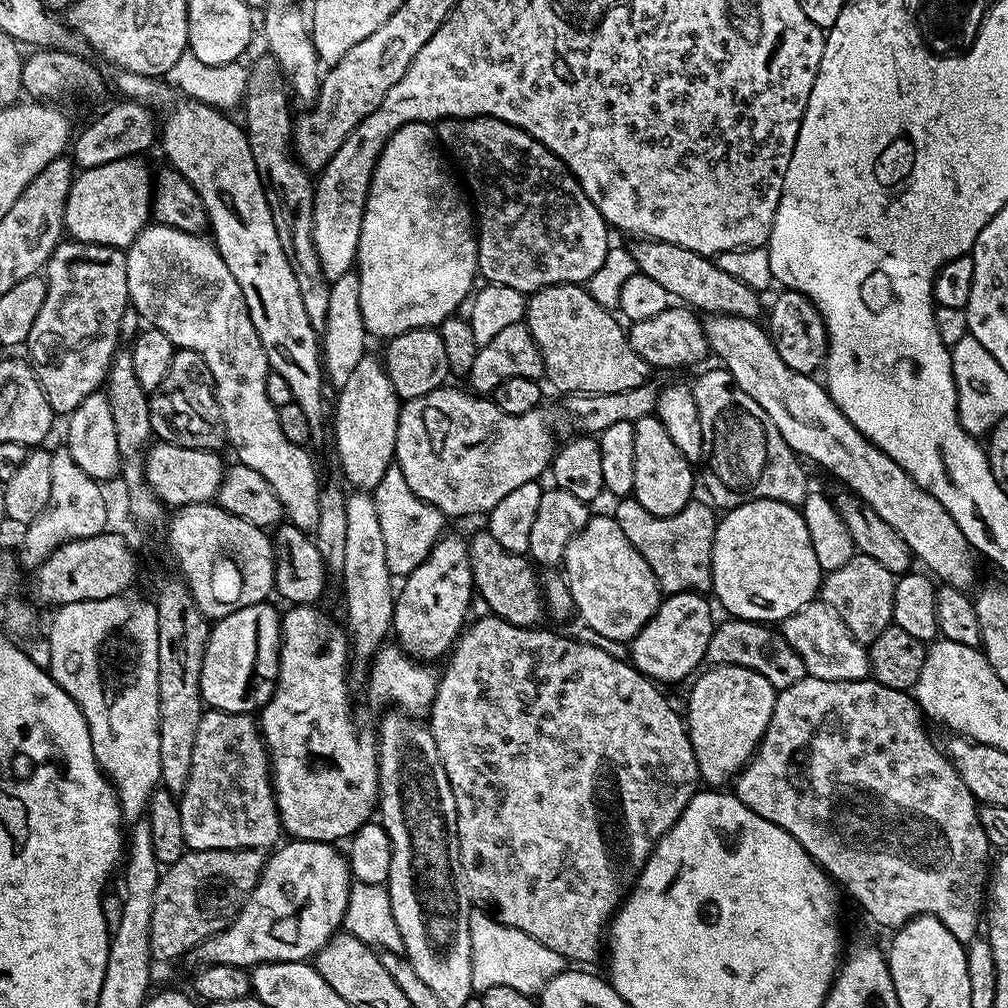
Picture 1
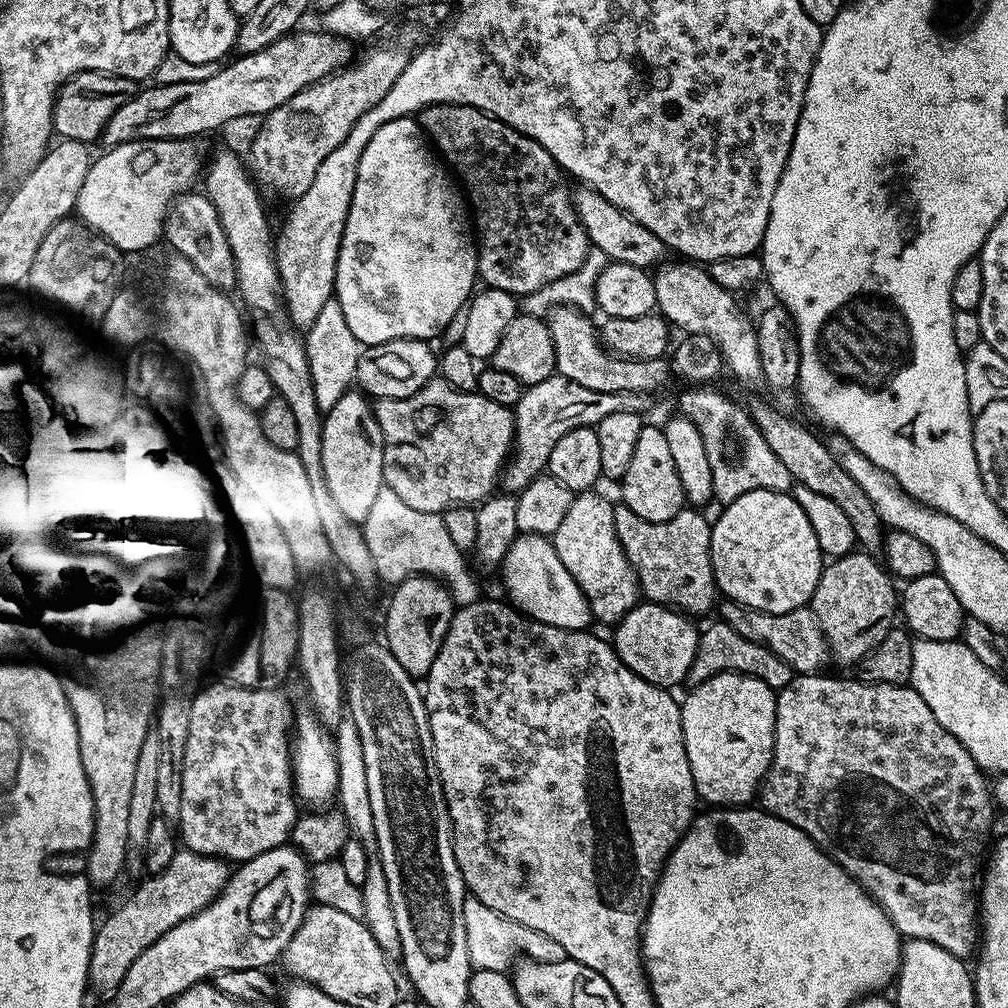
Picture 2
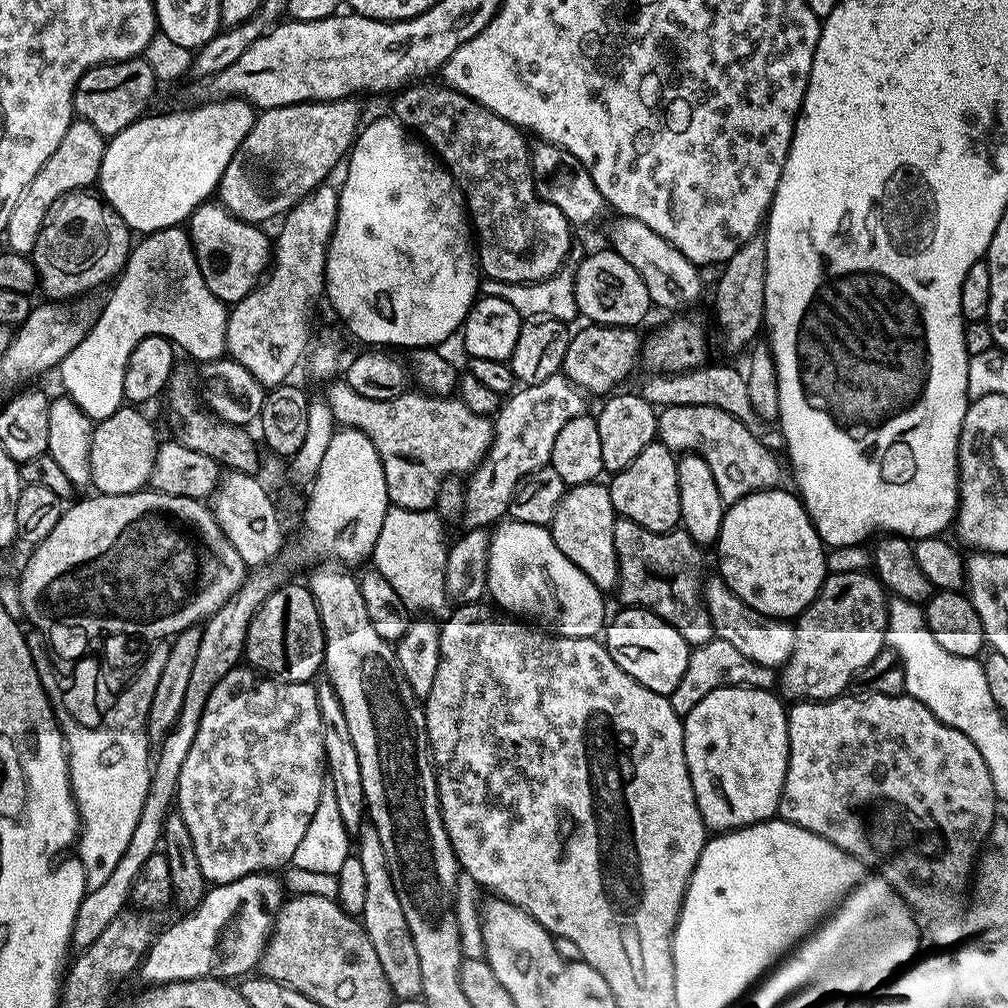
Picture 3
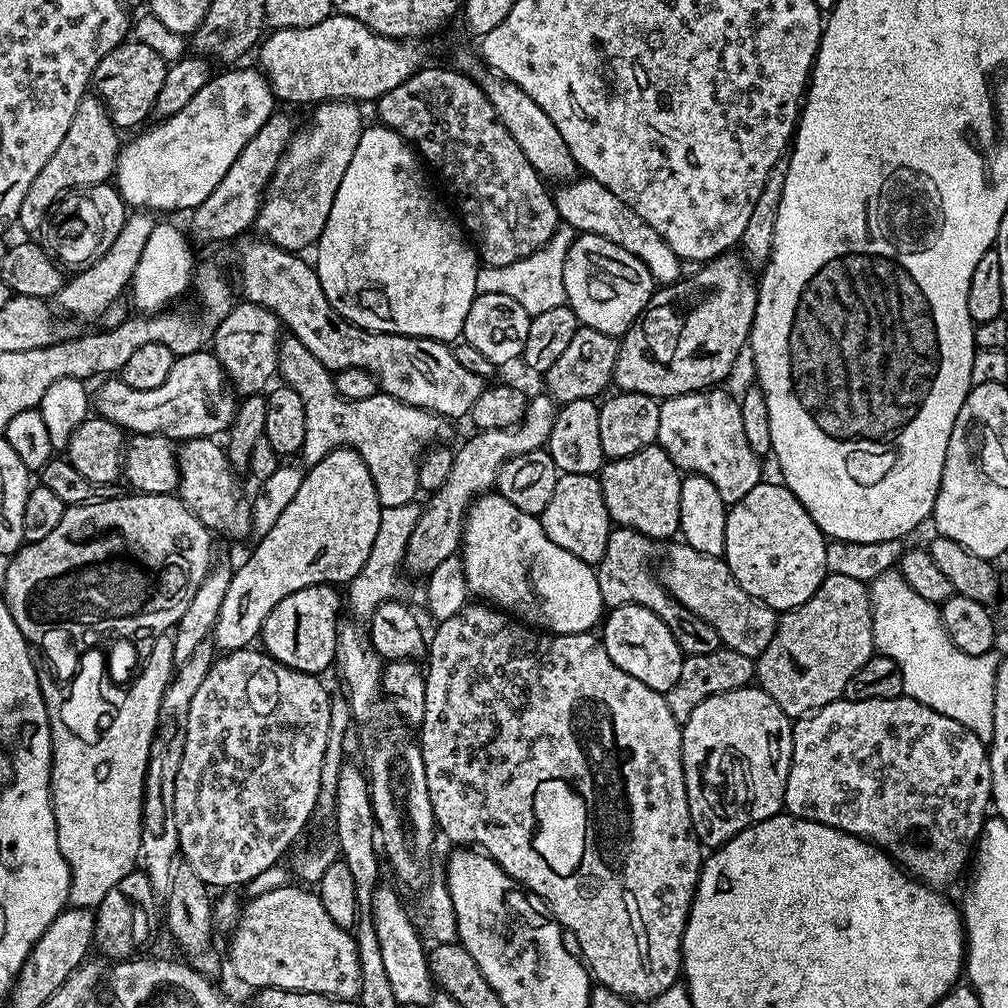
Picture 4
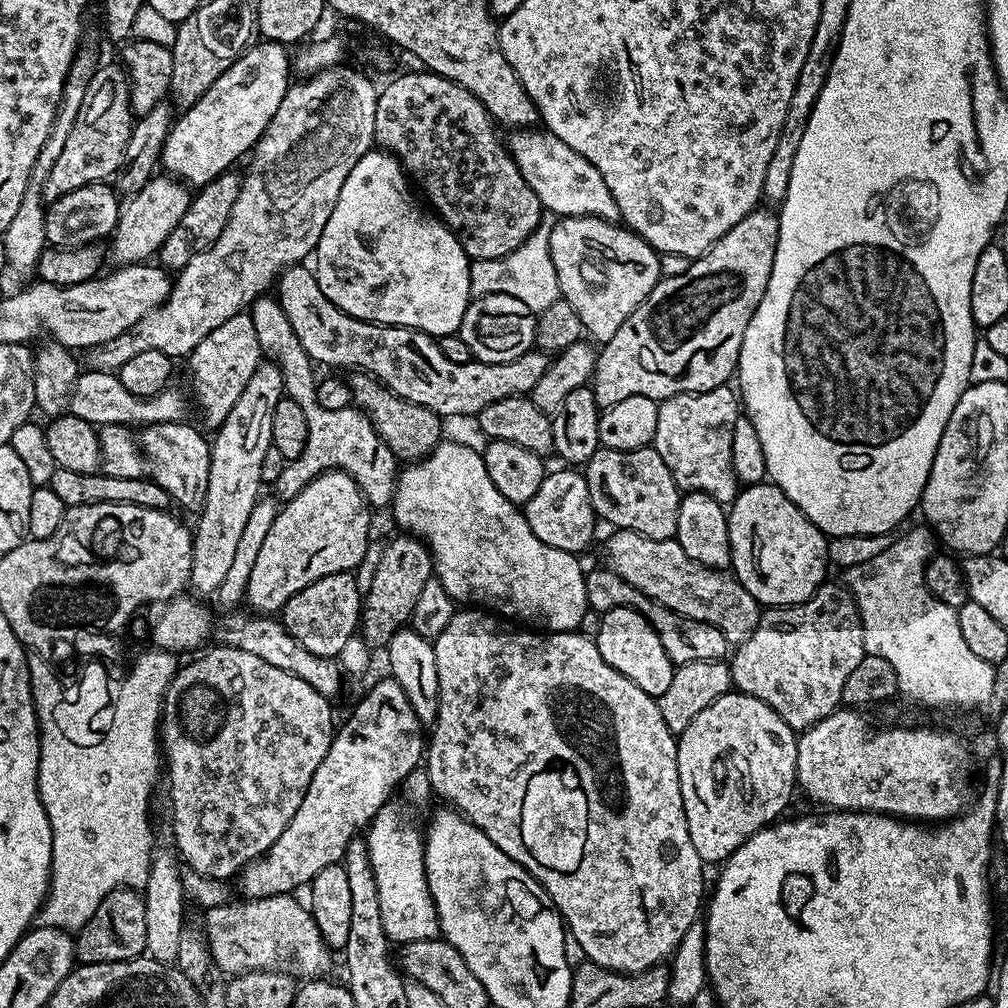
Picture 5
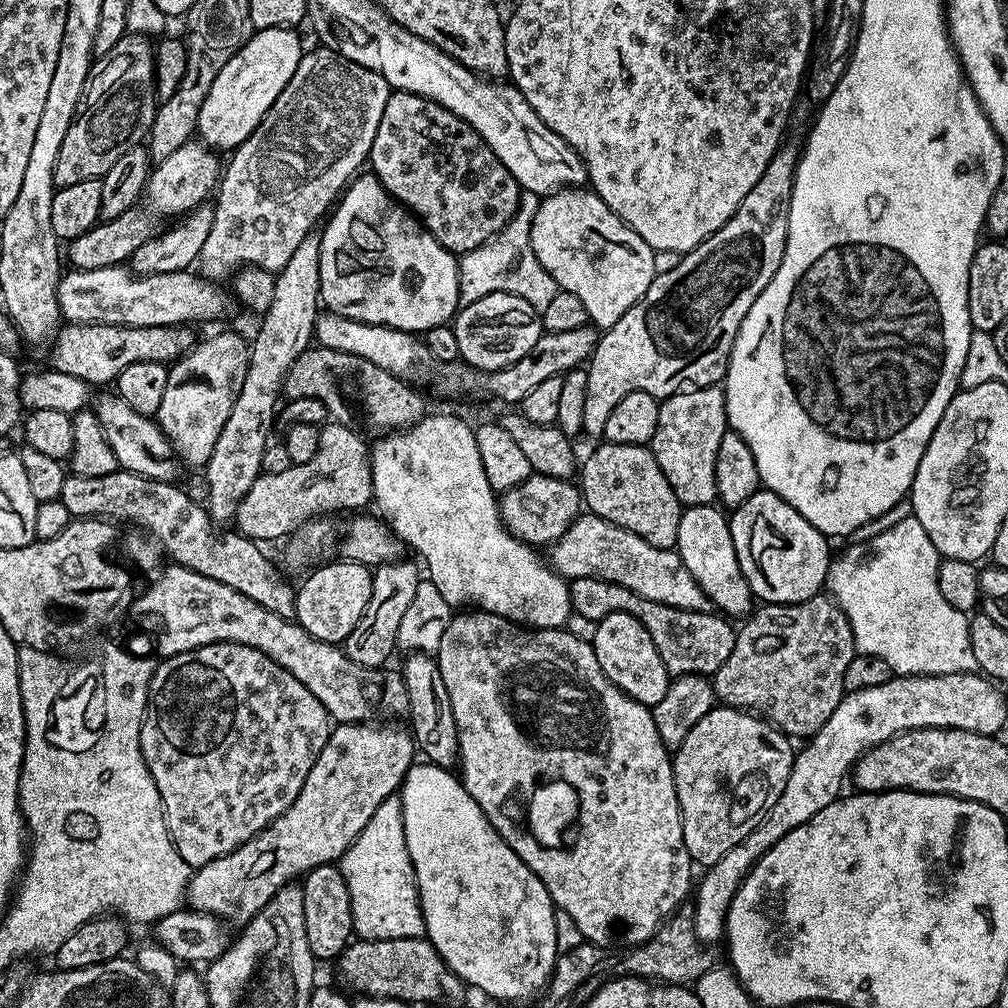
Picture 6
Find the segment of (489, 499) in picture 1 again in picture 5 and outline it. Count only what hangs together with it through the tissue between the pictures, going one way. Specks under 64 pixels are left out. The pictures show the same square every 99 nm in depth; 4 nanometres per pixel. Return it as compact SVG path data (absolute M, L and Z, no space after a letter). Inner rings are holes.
M265 294L257 297L250 306L250 315L254 322L254 330L258 330L258 346L261 353L268 357L271 363L276 364L278 370L282 370L282 382L287 399L298 402L298 406L302 406L306 414L306 450L302 450L298 458L287 461L285 469L274 484L274 490L277 492L275 495L281 501L287 502L294 499L323 472L339 470L354 478L354 482L362 490L364 499L373 509L387 509L396 493L398 475L398 461L390 446L386 446L386 442L374 430L370 418L361 409L349 406L342 410L325 410L318 406L318 376L312 373L314 361L306 354L306 350L302 350L302 342L298 342L298 334L294 334L294 326L290 326L290 318L286 318L286 310L282 310L275 295Z

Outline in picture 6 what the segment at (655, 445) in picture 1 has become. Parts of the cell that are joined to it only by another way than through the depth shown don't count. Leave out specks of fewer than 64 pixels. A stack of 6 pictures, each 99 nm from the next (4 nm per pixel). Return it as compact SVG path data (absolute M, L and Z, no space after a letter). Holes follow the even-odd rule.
M597 444L600 445L585 460L583 457L578 468L578 487L587 511L593 516L602 517L614 526L622 526L638 534L638 538L650 542L650 546L675 549L682 506L678 498L674 498L674 490L670 482L666 482L666 474L662 474L651 447L643 444Z

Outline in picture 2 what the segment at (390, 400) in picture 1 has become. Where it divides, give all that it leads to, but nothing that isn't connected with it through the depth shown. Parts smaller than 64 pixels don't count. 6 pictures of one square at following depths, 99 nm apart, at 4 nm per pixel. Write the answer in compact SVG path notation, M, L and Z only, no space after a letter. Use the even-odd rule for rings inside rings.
M349 390L338 400L323 417L324 430L322 438L322 458L324 466L324 481L330 485L332 497L340 506L342 512L351 520L363 522L374 507L378 494L385 488L384 470L386 467L386 445L380 423L376 417L373 401L363 391Z

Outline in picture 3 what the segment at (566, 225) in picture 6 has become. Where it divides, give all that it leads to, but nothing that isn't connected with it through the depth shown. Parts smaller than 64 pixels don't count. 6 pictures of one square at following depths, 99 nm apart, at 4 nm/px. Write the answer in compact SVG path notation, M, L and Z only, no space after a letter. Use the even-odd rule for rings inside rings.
M613 250L596 252L586 257L575 269L575 298L577 311L594 324L639 325L639 320L653 307L646 283L634 269Z

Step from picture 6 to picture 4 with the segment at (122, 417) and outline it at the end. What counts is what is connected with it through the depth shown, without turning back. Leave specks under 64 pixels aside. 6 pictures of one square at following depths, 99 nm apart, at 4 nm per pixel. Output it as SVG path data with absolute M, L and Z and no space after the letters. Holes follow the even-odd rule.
M203 436L183 441L178 448L180 461L180 500L213 533L221 532L224 536L233 536L240 540L249 535L252 521L249 520L250 508L244 504L244 492L236 481L237 469L228 461L228 453L223 447L216 445L215 439Z

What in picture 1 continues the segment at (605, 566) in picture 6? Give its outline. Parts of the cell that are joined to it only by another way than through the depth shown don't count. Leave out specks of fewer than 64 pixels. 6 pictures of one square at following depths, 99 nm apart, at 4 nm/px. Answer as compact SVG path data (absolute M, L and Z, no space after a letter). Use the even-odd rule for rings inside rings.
M812 600L802 606L802 610L779 621L778 631L802 658L807 675L830 682L869 679L867 647L852 637L838 614L834 614L825 600Z

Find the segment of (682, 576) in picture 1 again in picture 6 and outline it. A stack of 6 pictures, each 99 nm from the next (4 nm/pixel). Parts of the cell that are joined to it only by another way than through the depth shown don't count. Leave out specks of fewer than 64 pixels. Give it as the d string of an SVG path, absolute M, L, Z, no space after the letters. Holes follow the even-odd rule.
M598 578L573 580L568 585L568 593L572 599L573 612L583 614L585 618L598 622L611 612L625 612L638 618L638 622L646 626L650 638L654 638L654 646L658 646L658 654L666 666L669 677L706 676L710 678L716 673L718 666L722 666L722 662L730 658L730 650L734 650L737 629L731 619L715 611L695 612L671 608L662 602L650 602L650 598L642 598L626 590L626 586L618 586Z

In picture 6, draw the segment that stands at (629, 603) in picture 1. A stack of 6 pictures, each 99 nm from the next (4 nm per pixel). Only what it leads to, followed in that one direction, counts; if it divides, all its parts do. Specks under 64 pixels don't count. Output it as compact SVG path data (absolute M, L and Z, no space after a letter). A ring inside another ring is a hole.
M533 475L516 488L503 493L498 500L500 517L508 533L533 546L551 545L582 512L582 493L572 480L559 480L549 476Z

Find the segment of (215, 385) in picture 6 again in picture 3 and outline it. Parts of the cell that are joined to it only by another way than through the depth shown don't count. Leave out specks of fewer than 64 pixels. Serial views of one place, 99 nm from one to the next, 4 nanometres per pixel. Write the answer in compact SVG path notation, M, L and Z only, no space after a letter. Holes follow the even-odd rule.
M328 182L321 184L311 196L299 200L286 213L280 233L274 236L274 267L254 291L231 305L228 313L227 355L246 366L268 390L285 383L310 348L308 323L312 320L312 307L326 292L324 275L328 243L332 240L340 201L339 191L330 185Z

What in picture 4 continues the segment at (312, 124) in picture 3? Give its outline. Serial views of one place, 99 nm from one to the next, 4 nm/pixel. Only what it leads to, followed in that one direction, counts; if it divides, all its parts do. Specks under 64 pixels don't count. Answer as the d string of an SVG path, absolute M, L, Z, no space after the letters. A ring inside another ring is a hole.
M274 114L264 123L262 130L258 130L258 134L254 134L254 138L250 138L246 146L242 146L242 154L234 158L234 166L226 170L222 182L218 182L218 186L210 190L210 198L206 198L206 202L202 202L197 208L191 209L190 236L197 245L198 243L216 244L219 240L235 241L245 235L243 232L247 228L251 229L255 225L256 215L259 214L260 206L264 203L264 193L267 192L274 170L293 135L291 118ZM235 236L240 237L235 238Z

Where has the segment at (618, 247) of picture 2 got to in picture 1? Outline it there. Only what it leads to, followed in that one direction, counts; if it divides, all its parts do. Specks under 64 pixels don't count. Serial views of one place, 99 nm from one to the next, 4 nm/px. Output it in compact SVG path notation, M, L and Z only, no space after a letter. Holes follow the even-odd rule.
M643 239L633 243L629 252L635 260L637 271L653 279L668 292L669 297L676 296L681 305L704 314L721 316L741 316L747 320L756 320L760 312L761 297L750 286L739 282L724 270L720 270L715 261L698 255L696 251L666 243L661 240Z

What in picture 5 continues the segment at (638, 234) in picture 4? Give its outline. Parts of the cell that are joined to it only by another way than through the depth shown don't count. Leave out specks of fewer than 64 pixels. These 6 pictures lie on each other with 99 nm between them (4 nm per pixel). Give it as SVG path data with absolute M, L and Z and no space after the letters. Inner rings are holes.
M516 130L510 136L506 147L512 153L512 161L520 168L526 186L538 194L538 202L545 213L553 212L556 218L592 216L612 223L620 220L620 211L609 186L594 164L586 162L582 154L570 150L566 142L547 130Z

